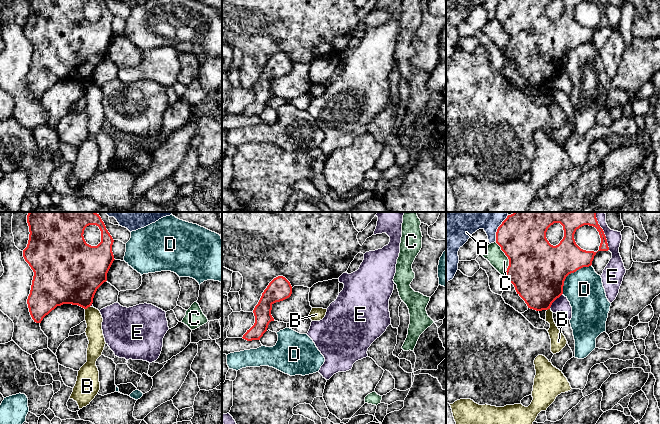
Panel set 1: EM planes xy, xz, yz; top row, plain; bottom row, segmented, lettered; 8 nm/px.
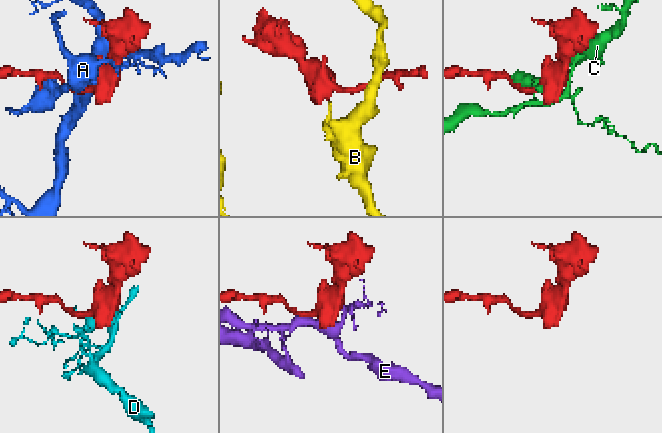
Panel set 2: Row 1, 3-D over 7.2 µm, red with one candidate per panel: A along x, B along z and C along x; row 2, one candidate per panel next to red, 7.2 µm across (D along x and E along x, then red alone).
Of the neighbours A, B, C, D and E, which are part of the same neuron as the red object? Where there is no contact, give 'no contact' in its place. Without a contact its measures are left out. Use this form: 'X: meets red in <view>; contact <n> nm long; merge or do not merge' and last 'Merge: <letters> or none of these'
A: meets red in yz; contact 150 nm long; do not merge
B: meets red in xy; contact 50 nm long; do not merge
C: meets red in yz; contact 300 nm long; do not merge
D: meets red in yz; contact 320 nm long; do not merge
E: meets red in yz; contact 220 nm long; do not merge
Merge: none of these

